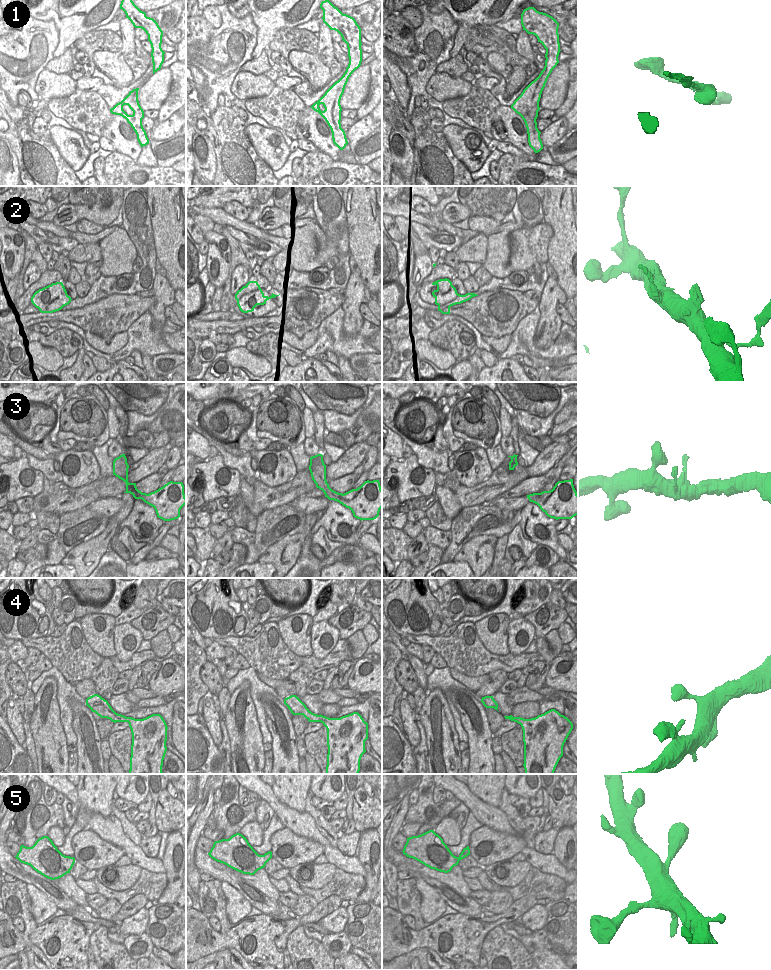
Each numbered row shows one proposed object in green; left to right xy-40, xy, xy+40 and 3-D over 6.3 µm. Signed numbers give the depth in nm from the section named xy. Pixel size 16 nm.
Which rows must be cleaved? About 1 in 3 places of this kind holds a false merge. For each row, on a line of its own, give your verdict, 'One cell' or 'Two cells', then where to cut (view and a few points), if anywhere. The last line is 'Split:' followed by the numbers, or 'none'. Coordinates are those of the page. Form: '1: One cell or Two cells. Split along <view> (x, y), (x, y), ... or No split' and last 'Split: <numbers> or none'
1: One cell. No split
2: One cell. No split
3: One cell. No split
4: One cell. No split
5: One cell. No split
Split: none

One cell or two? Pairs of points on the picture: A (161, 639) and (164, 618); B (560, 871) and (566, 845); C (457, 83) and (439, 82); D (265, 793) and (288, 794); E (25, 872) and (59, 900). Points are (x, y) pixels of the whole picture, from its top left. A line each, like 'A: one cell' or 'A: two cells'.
A: two cells
B: two cells
C: one cell
D: two cells
E: one cell

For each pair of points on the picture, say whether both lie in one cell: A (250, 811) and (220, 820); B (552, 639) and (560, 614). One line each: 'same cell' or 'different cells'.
A: same cell
B: different cells

